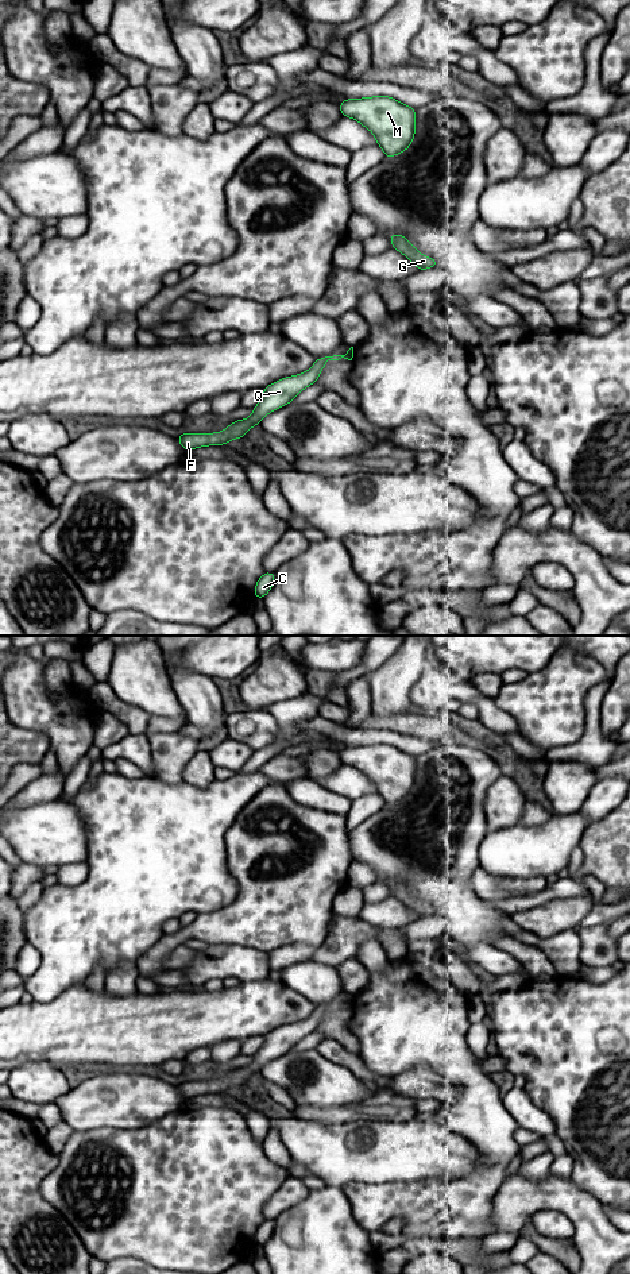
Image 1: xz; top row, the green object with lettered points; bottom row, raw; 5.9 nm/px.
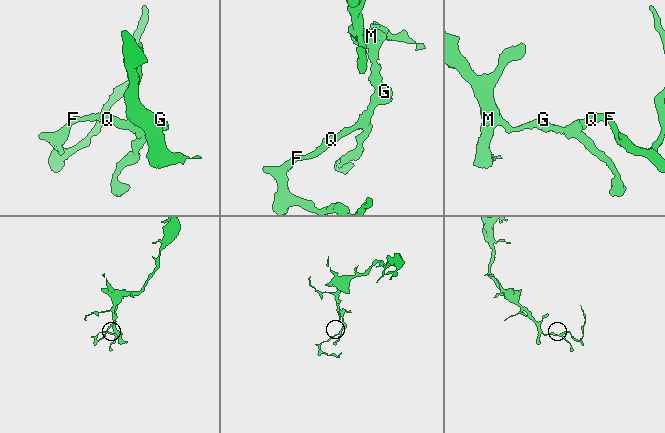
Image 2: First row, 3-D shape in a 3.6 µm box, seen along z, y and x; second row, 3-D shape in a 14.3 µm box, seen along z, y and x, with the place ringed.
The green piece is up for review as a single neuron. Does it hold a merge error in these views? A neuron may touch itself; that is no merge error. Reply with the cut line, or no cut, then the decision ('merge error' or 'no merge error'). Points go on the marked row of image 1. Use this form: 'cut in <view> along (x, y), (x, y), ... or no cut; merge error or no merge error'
no cut; no merge error

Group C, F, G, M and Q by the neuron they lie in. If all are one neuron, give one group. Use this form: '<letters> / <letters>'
C F G M Q

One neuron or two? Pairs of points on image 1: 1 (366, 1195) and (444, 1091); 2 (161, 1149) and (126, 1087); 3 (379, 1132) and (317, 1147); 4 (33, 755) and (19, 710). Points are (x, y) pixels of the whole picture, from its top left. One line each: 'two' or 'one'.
1: two
2: two
3: one
4: two

